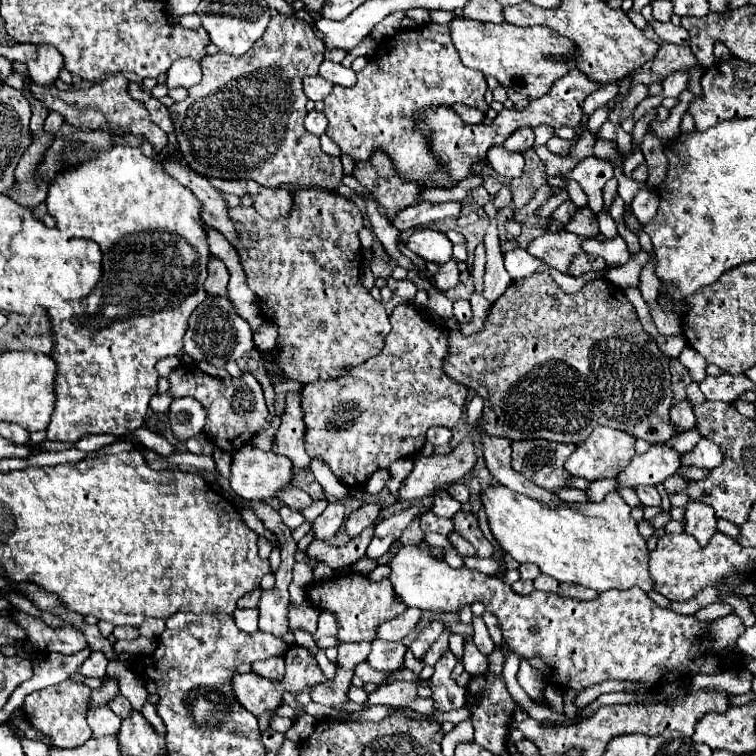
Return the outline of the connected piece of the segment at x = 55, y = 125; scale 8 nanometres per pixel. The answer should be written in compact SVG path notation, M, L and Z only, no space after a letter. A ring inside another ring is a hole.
M50 111L44 122L44 129L47 132L57 132L63 122L65 122L65 118L60 113Z

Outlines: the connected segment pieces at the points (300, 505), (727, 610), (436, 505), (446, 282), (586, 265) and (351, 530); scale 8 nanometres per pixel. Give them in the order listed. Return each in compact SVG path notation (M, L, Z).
M287 484L285 488L281 488L281 490L277 492L277 498L279 498L285 506L289 506L289 508L293 508L293 510L303 510L303 508L307 508L307 506L313 502L303 490L299 490L299 488L291 486L291 484Z
M711 604L694 614L695 618L700 621L714 620L718 617L733 613L734 609L726 604Z
M437 490L433 496L433 504L429 508L435 516L439 518L451 518L453 514L457 514L461 510L461 504L455 502L445 490Z
M451 260L451 262L443 264L443 266L439 266L439 272L435 274L435 280L437 280L437 288L441 292L457 286L459 284L459 268L457 268L457 262Z
M579 252L577 258L571 260L571 266L569 266L569 276L573 278L579 278L587 272L595 272L595 270L603 270L605 268L605 260L603 258L597 258L593 254L583 254Z
M365 504L365 506L361 506L359 510L353 510L351 516L347 518L345 526L343 526L343 532L345 532L349 538L359 536L367 526L371 526L371 524L375 522L375 518L379 516L379 510L381 510L379 504Z

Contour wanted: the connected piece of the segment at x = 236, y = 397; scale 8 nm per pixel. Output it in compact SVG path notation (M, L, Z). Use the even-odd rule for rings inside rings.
M181 364L179 368L173 370L168 379L171 382L169 392L173 398L192 396L207 410L209 418L203 432L221 450L227 452L239 450L267 424L269 410L265 406L263 390L251 372L243 372L239 378L213 378L197 370L197 366L193 364ZM192 387L195 389L191 395Z

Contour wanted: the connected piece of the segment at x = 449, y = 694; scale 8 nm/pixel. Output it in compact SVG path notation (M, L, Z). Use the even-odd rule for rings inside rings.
M449 650L445 652L437 664L435 664L435 672L429 678L429 688L433 690L431 698L435 698L435 702L451 702L451 710L463 708L465 706L465 688L457 686L451 680L451 672L457 664L455 654Z

